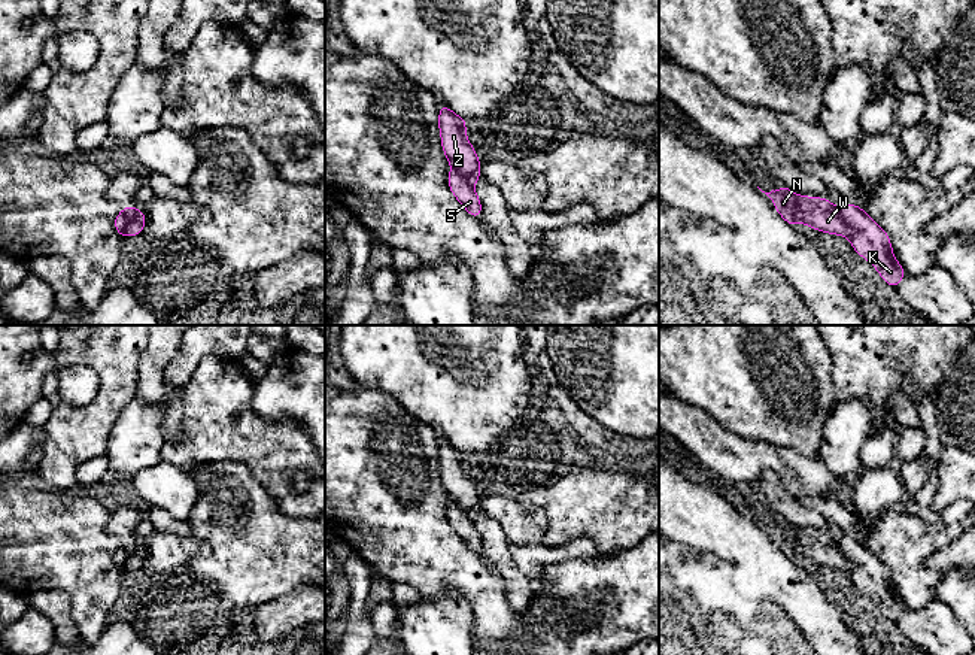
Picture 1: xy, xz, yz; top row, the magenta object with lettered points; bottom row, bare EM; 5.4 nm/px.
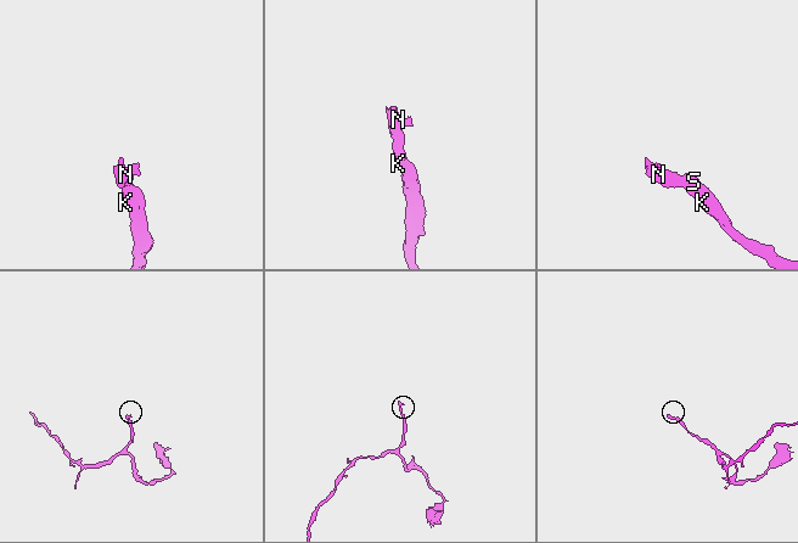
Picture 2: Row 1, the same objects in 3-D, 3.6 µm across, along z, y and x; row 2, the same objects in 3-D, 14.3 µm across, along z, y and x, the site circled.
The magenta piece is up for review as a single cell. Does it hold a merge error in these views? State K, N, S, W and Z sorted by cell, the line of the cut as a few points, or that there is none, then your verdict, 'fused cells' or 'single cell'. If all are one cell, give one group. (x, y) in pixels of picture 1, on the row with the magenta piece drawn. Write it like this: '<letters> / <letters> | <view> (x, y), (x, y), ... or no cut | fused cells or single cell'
K S / N W Z | yz (841, 209), (847, 234) | fused cells

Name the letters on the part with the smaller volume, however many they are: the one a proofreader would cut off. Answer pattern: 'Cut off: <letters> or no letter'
Cut off: N, W, Z

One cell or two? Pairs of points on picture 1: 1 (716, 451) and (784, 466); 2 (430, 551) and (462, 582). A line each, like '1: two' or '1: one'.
1: one
2: one

